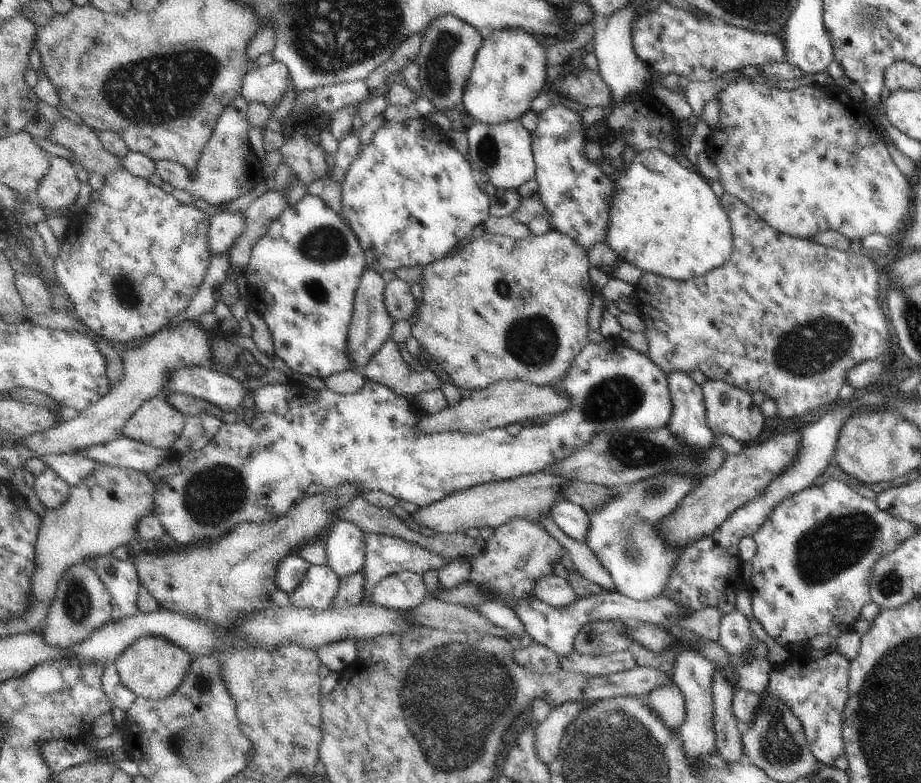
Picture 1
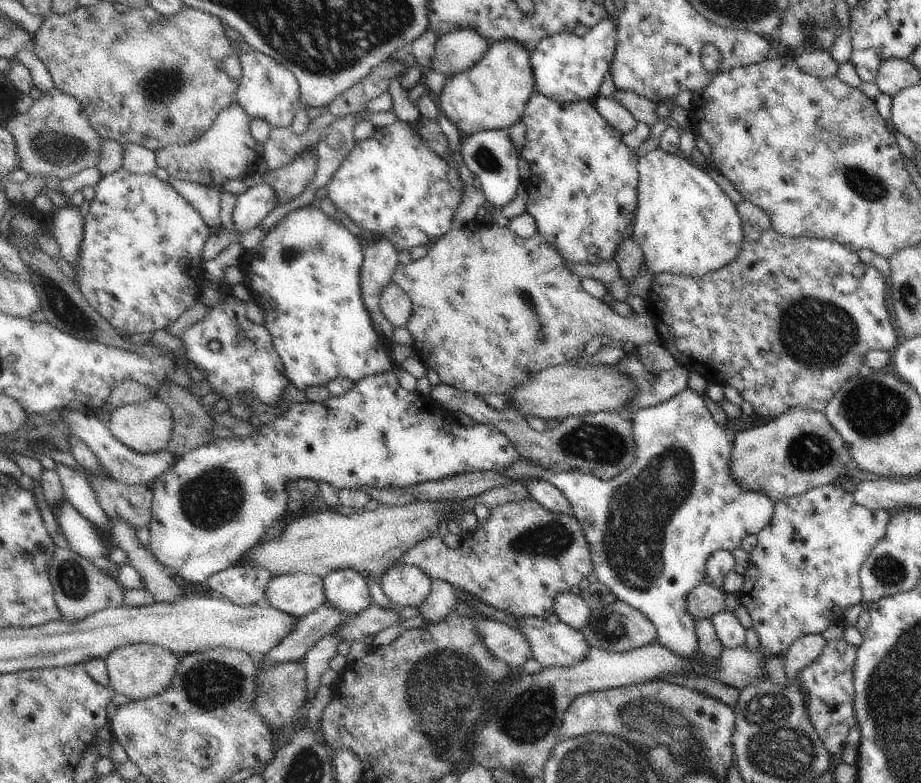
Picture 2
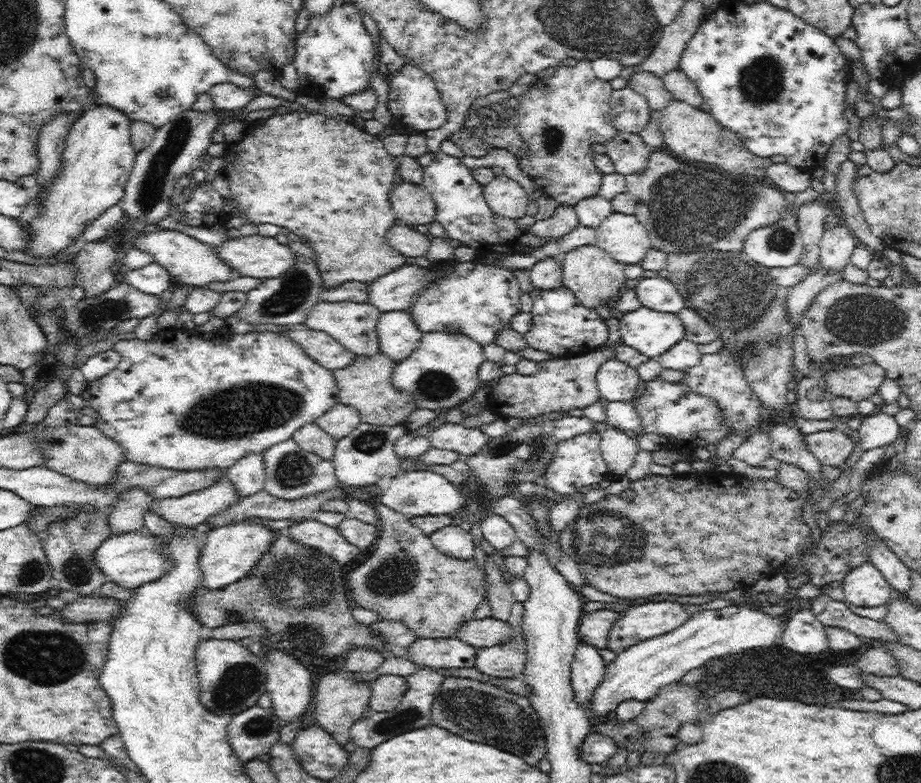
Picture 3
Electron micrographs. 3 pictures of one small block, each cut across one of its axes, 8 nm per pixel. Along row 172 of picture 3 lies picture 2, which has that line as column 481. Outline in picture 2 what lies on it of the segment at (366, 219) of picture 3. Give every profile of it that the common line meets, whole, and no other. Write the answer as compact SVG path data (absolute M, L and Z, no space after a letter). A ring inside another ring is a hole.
M471 222L469 226L463 226L459 230L449 230L445 232L445 236L441 236L433 248L419 260L409 260L409 264L401 266L401 264L395 264L393 268L393 274L391 274L391 284L395 284L401 292L405 292L405 296L411 300L411 306L413 306L413 312L411 312L411 318L407 322L407 330L413 338L413 350L415 354L421 358L421 362L427 366L427 370L435 370L437 378L441 384L449 386L449 388L455 388L459 392L471 392L479 398L483 396L489 396L489 394L507 394L509 390L517 388L519 384L525 384L527 380L533 380L533 376L537 376L541 370L545 368L555 368L555 366L567 366L567 364L581 364L585 360L583 352L585 352L585 346L589 342L593 342L593 338L603 338L607 336L609 340L613 342L633 342L635 346L643 346L647 342L653 342L653 344L659 344L659 338L657 338L657 332L653 328L653 322L651 318L645 314L645 312L635 312L627 318L623 316L617 316L611 306L603 304L601 300L595 300L591 298L583 288L581 288L581 278L575 276L573 272L569 272L569 268L563 264L563 258L559 256L559 252L547 244L547 240L541 236L541 234L533 234L531 238L523 240L519 236L515 236L511 230L507 228L499 228L495 224L491 226L485 226L485 224L477 224L477 222Z

